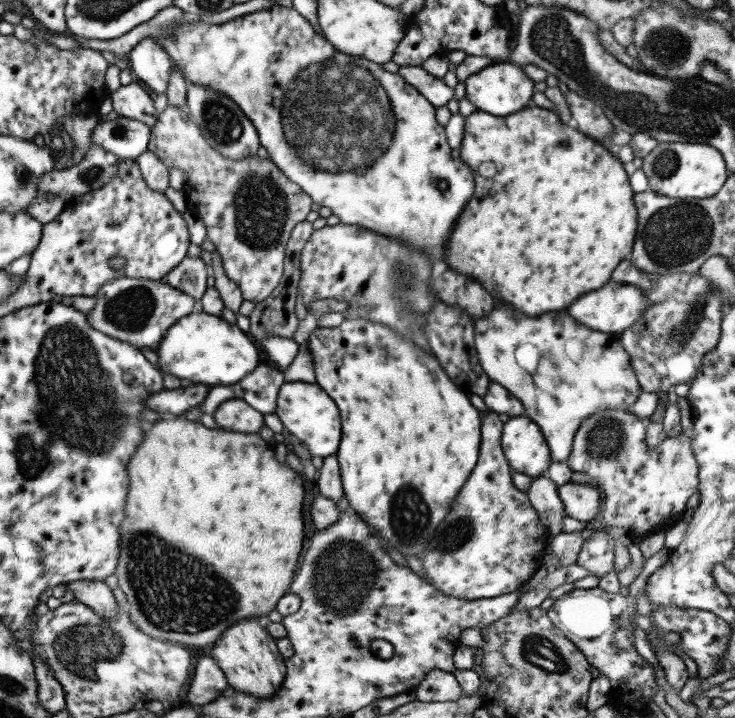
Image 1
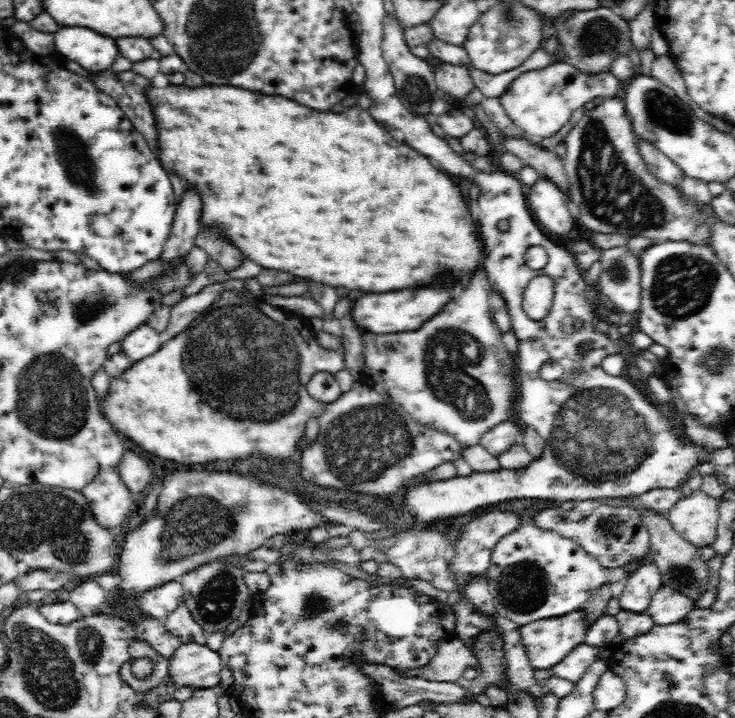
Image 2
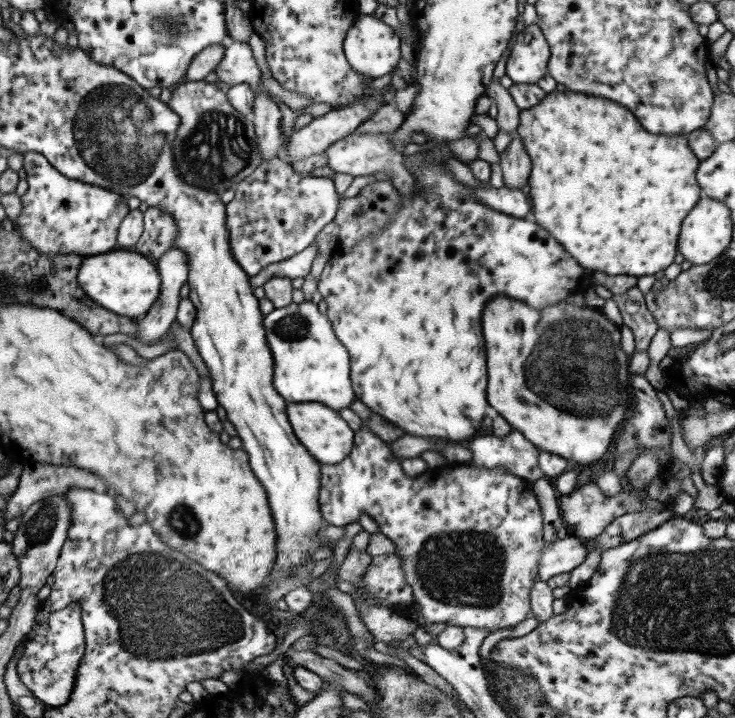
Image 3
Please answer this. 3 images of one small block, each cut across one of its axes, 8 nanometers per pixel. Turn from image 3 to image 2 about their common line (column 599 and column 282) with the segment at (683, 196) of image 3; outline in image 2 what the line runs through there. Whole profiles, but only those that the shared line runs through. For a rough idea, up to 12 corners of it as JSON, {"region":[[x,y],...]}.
{"region":[[146,86],[158,160],[262,268],[478,266],[458,180],[358,104]]}

